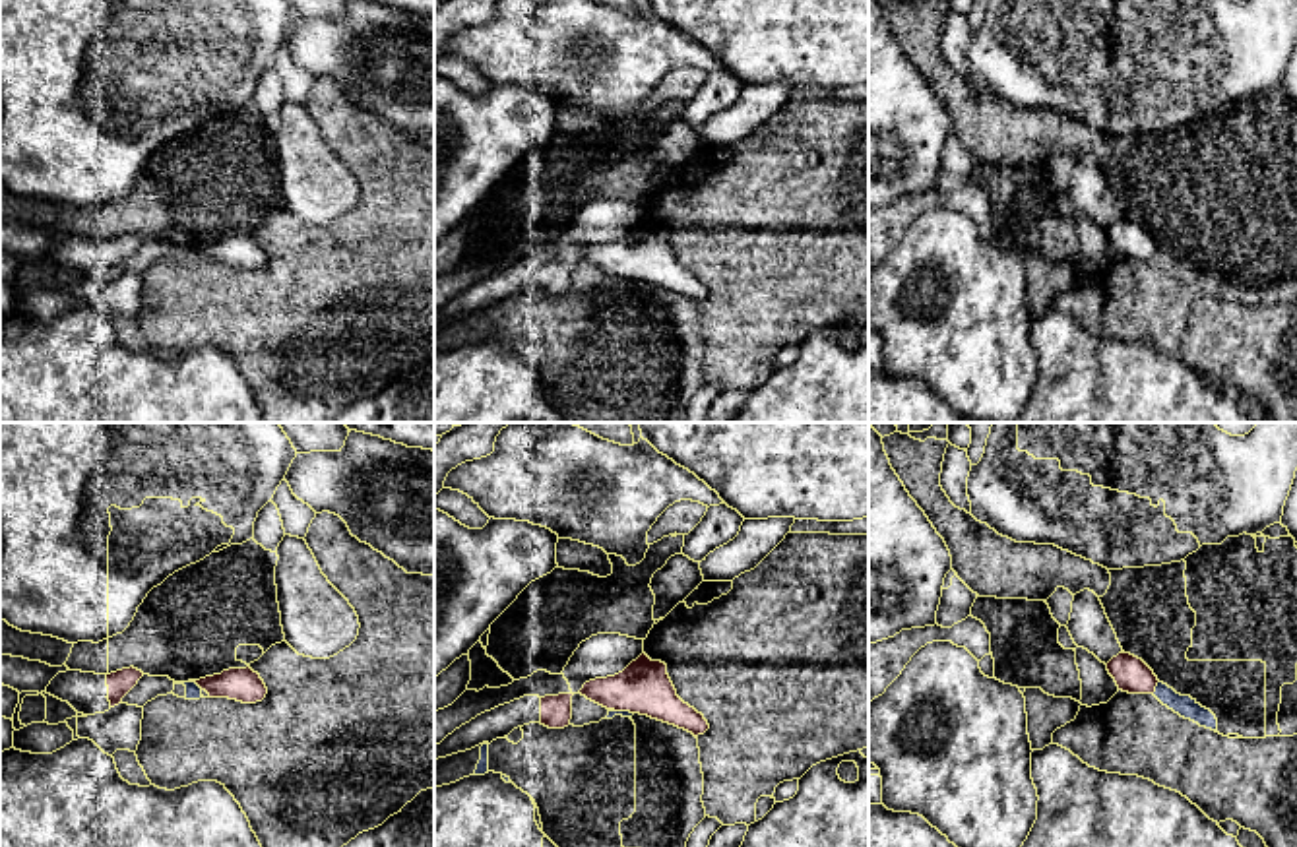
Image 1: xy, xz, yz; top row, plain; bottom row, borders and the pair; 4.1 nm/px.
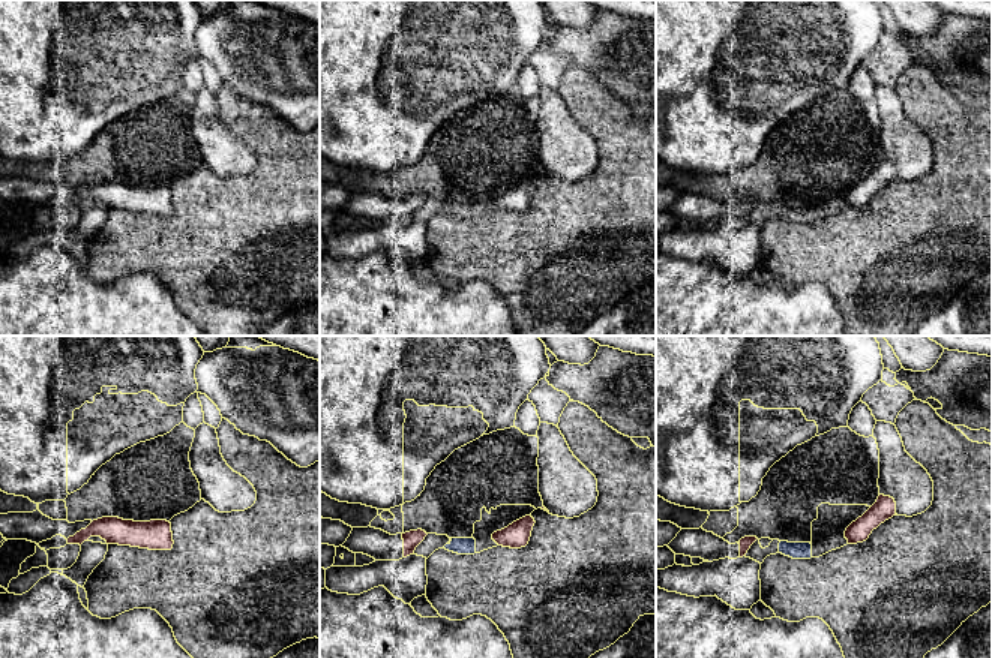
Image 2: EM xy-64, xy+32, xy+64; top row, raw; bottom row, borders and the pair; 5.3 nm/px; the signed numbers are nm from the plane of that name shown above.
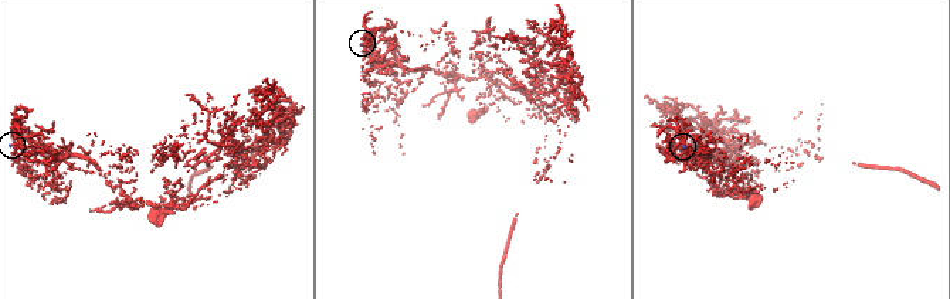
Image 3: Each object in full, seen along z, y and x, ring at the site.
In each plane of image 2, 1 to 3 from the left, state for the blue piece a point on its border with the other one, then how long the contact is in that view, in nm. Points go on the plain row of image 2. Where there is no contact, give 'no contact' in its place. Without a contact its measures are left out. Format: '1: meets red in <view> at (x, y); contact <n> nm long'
1: no contact
2: no contact
3: no contact

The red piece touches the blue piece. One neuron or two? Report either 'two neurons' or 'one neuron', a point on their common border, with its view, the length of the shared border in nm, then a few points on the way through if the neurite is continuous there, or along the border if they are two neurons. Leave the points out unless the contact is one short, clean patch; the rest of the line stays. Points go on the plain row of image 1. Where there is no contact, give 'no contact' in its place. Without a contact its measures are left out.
two neurons; contact xy (196, 249); length 70 nm; border xy (189, 247), (202, 254)

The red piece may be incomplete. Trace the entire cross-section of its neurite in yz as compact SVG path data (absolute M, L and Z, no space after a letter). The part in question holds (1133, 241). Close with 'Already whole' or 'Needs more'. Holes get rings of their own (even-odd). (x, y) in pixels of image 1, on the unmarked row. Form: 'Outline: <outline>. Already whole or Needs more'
Outline: M1124 217L1107 229L1107 236L1115 244L1119 256L1128 260L1154 260L1159 248L1142 225Z. Already whole

